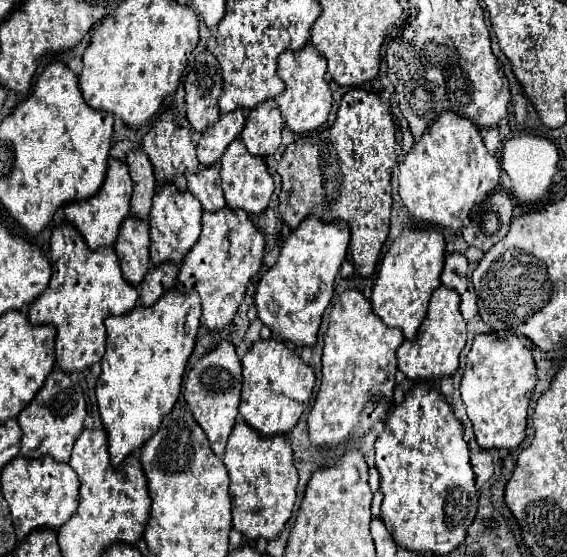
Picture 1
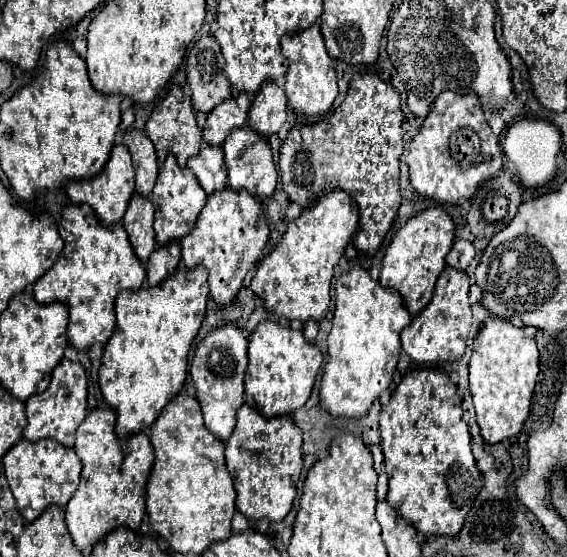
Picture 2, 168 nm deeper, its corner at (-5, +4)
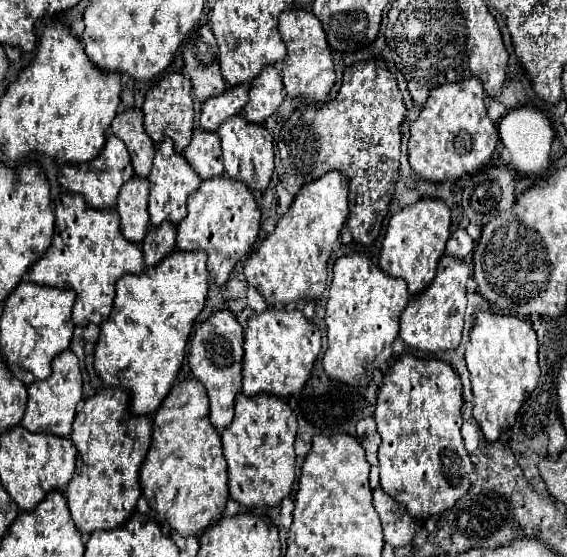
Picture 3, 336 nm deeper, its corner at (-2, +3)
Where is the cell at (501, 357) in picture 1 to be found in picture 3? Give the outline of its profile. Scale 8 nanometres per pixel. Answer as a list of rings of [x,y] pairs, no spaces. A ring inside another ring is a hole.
[[[490,311],[474,313],[470,345],[466,345],[466,365],[474,393],[474,419],[480,425],[486,441],[494,443],[502,431],[516,423],[516,415],[530,391],[538,385],[538,341],[532,325],[512,315]]]

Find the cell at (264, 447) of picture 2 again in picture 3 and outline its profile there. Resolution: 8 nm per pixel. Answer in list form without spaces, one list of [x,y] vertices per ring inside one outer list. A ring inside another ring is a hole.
[[[272,395],[236,397],[234,421],[222,433],[222,449],[228,463],[230,497],[242,507],[276,507],[292,491],[296,477],[294,439],[298,421],[284,399]]]

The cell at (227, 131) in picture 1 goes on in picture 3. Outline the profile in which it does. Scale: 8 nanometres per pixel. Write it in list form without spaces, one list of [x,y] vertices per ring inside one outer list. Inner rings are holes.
[[[248,85],[228,87],[222,95],[212,97],[202,105],[202,117],[200,117],[202,129],[218,131],[222,121],[242,113],[242,107],[246,105],[246,101],[248,101]]]

